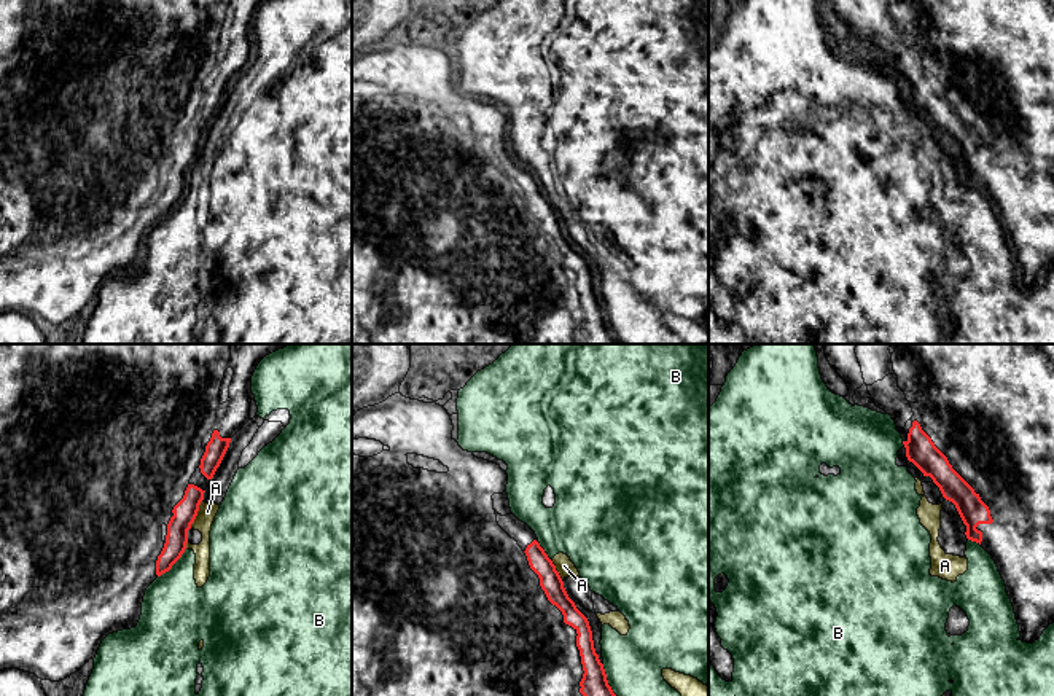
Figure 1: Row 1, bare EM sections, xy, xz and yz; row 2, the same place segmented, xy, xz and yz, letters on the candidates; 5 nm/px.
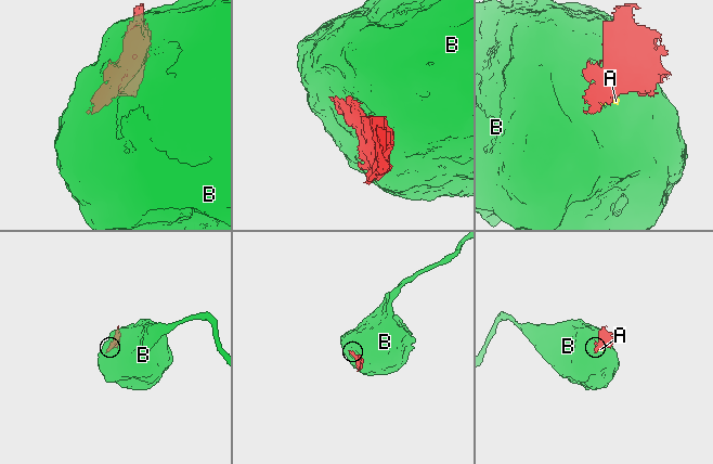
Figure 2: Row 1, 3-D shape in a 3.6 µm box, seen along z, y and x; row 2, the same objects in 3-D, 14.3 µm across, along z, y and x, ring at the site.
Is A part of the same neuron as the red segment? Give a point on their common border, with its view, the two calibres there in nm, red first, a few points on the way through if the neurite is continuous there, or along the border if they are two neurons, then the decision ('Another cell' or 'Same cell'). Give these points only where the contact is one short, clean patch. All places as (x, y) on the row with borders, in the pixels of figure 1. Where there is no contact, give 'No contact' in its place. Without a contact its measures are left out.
Touches red at xy (196, 513). Thickness 120 nm (red) against 90 nm. Boundary: xy (202, 499), (190, 527). Another cell

